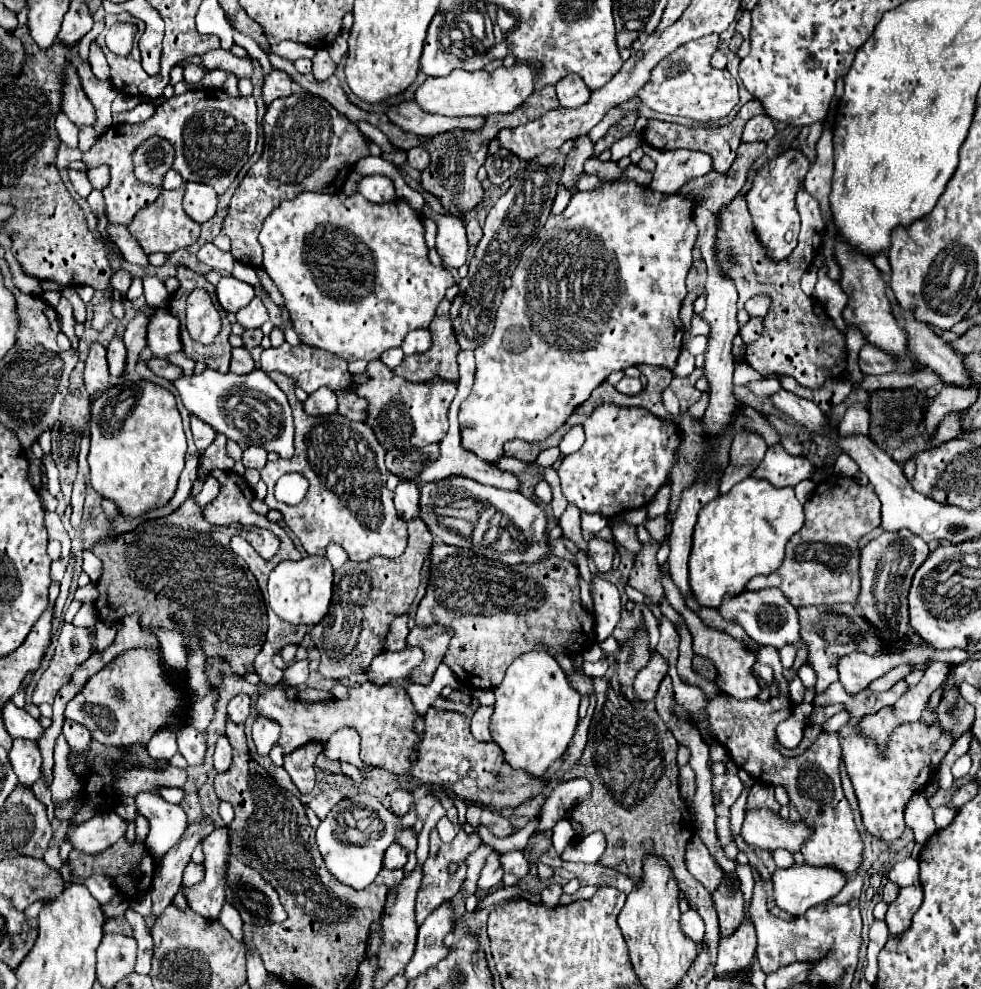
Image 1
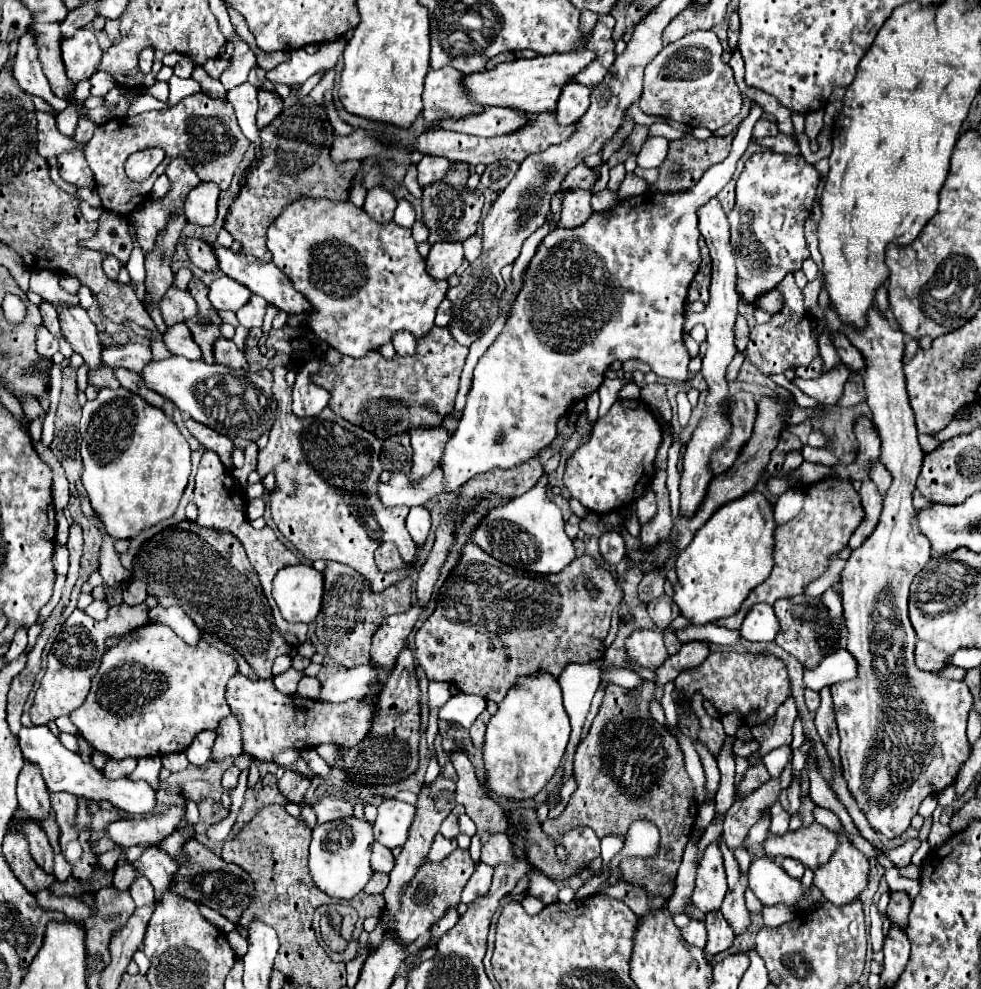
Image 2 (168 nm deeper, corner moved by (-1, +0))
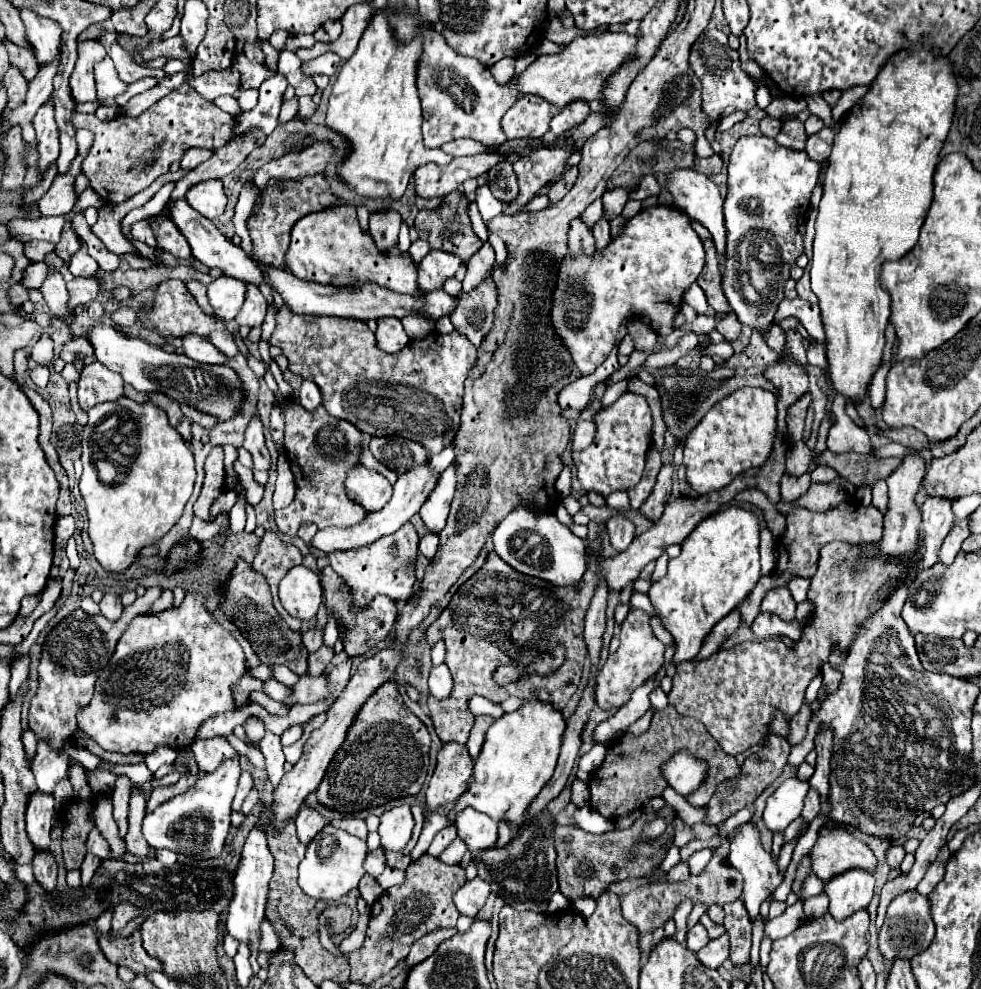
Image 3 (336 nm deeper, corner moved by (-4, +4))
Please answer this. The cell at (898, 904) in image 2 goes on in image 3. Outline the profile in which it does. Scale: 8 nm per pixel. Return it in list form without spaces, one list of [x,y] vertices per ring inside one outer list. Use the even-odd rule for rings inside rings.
[[[906,891],[898,895],[890,905],[884,919],[882,929],[878,931],[880,941],[880,953],[888,959],[912,959],[928,949],[928,945],[934,939],[934,921],[930,917],[930,901],[928,897],[922,897],[916,891]]]

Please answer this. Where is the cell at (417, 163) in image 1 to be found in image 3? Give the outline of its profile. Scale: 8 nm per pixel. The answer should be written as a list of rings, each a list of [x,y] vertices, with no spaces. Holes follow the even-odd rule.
[[[484,153],[484,155],[474,155],[474,157],[456,157],[450,165],[440,167],[436,163],[426,163],[414,173],[414,183],[416,183],[416,193],[418,197],[432,199],[432,197],[444,197],[460,185],[470,179],[488,173],[494,165],[506,161],[508,157],[500,157],[496,153]]]

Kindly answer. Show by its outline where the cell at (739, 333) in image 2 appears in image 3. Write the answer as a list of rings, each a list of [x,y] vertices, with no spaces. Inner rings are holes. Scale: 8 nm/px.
[[[728,313],[728,315],[724,315],[724,317],[718,319],[716,331],[722,333],[722,335],[726,337],[726,341],[732,343],[732,341],[736,341],[736,339],[740,337],[740,333],[742,333],[742,323],[734,317],[734,313]]]

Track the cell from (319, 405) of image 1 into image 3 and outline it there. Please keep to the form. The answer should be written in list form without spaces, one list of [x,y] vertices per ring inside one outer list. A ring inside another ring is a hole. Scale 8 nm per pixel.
[[[302,381],[302,387],[300,387],[298,395],[300,395],[300,405],[308,411],[314,411],[322,403],[320,389],[312,381]]]

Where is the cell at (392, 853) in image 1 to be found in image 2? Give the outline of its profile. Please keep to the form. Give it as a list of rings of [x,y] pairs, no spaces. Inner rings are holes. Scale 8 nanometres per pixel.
[[[375,843],[373,857],[371,857],[371,867],[375,871],[381,871],[381,873],[391,873],[393,865],[395,865],[395,857],[393,857],[391,849],[383,847],[381,843]]]

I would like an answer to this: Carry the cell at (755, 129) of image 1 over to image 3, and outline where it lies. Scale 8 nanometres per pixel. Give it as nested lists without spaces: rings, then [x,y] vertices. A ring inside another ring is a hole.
[[[764,117],[764,119],[760,121],[760,131],[762,131],[762,135],[766,135],[766,137],[776,137],[776,135],[780,133],[780,129],[782,129],[782,121],[780,121],[780,119]]]

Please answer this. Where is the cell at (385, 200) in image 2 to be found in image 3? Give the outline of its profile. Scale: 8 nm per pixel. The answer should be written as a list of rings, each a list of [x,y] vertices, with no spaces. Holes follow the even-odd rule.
[[[382,211],[370,215],[370,235],[380,251],[388,253],[398,243],[400,223],[402,219],[396,211]]]

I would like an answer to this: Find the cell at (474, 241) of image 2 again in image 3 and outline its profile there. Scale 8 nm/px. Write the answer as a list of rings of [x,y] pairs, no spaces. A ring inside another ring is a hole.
[[[484,243],[480,247],[480,251],[474,253],[474,257],[468,261],[468,271],[466,271],[466,277],[462,281],[462,291],[470,293],[472,289],[476,289],[490,275],[494,265],[496,265],[494,249],[490,243]]]

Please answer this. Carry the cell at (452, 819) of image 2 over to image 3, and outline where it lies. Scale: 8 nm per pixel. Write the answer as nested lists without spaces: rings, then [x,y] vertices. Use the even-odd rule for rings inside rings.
[[[444,827],[436,837],[434,837],[434,841],[432,841],[432,845],[428,847],[428,855],[432,855],[432,857],[438,857],[448,845],[450,845],[450,841],[456,837],[456,829],[454,827]]]

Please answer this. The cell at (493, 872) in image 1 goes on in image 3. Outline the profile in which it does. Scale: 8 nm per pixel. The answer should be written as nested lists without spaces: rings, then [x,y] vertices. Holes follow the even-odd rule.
[[[476,877],[454,893],[454,905],[460,915],[474,917],[486,903],[488,895],[490,895],[490,885],[478,881],[478,877]]]

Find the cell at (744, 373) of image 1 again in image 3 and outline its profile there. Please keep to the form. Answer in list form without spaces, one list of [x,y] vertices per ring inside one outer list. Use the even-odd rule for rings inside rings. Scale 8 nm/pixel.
[[[836,395],[832,413],[836,417],[830,435],[828,435],[828,449],[834,453],[844,453],[844,451],[856,451],[856,453],[874,453],[874,445],[870,443],[870,437],[866,429],[858,427],[852,423],[852,419],[844,411],[844,397]]]

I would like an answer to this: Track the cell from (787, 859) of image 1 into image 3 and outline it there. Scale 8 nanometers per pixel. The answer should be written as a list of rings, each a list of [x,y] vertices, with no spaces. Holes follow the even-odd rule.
[[[812,873],[810,879],[804,881],[804,891],[802,891],[802,895],[804,895],[804,899],[808,899],[808,897],[818,895],[818,893],[824,893],[824,881],[818,879],[818,877]]]

